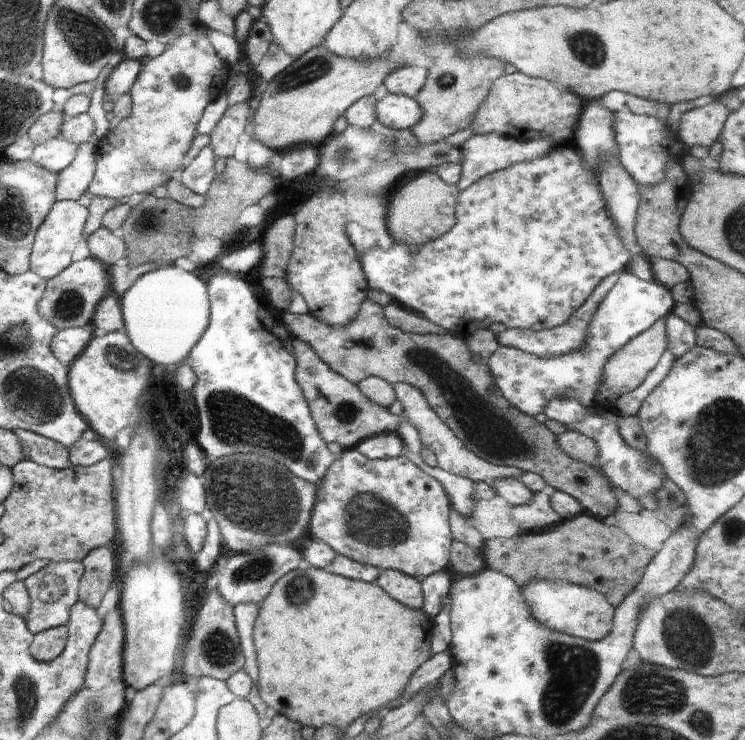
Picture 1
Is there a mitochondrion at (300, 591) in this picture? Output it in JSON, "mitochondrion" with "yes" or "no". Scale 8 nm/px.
{"mitochondrion":"yes"}

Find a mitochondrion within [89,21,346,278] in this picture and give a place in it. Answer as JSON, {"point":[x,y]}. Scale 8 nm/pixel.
{"point":[317,67]}

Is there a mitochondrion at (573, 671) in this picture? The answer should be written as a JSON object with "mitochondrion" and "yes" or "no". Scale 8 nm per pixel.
{"mitochondrion":"yes"}

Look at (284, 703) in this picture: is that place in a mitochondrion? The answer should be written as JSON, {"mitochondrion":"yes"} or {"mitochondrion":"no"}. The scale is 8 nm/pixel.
{"mitochondrion":"no"}

